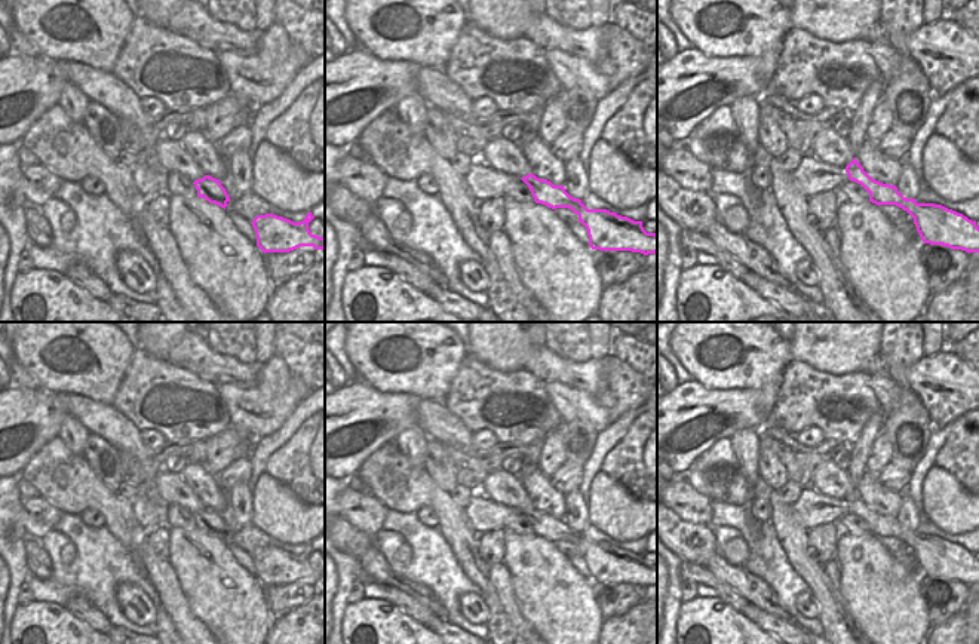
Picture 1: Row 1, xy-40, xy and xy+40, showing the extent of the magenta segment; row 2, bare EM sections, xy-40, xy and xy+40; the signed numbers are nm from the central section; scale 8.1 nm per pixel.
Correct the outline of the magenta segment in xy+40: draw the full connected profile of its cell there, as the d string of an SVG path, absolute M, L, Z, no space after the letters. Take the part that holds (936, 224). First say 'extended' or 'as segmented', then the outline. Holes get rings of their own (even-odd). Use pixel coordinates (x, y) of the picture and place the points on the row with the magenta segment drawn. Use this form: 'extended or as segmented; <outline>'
extended; M808 154L802 156L792 172L802 193L811 199L825 191L835 191L846 181L860 184L869 193L869 202L875 205L896 205L906 211L924 243L942 245L966 252L979 252L979 227L976 221L963 214L934 203L917 203L903 197L896 185L872 180L856 157L846 166L837 168Z

